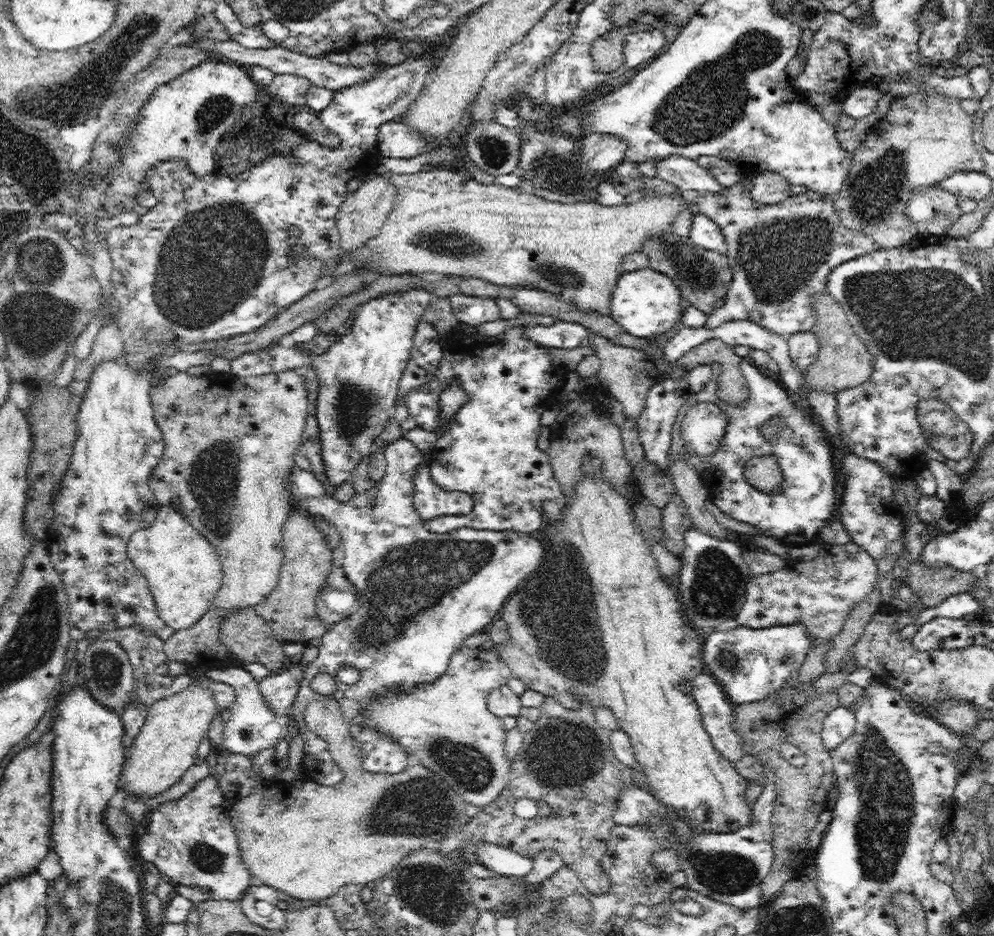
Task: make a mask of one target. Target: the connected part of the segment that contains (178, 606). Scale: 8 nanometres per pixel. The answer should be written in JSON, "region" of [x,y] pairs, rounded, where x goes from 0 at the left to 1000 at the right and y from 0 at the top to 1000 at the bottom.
{"region":[[[169,540],[158,543],[159,549],[149,564],[141,565],[127,581],[127,592],[149,619],[161,660],[177,673],[195,669],[207,656],[212,641],[221,630],[224,610],[215,582],[205,575],[184,548]]]}

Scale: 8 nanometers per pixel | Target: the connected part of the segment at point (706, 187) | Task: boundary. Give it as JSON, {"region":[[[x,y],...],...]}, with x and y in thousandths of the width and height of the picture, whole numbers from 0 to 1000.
{"region":[[[682,165],[658,171],[660,187],[694,208],[701,206],[726,205],[727,199],[718,191],[712,181],[704,177],[700,171],[688,169]]]}

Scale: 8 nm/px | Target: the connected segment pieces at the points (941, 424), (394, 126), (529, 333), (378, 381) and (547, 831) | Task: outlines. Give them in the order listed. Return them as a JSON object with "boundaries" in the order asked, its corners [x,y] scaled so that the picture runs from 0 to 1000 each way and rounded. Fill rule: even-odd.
{"boundaries":[[[[943,425],[926,427],[922,444],[929,466],[941,482],[962,494],[976,485],[978,462],[951,428]]],[[[404,128],[388,130],[382,135],[379,156],[383,167],[388,169],[416,169],[432,158],[430,150]]],[[[559,342],[555,348],[533,348],[526,356],[529,363],[535,363],[552,372],[589,371],[593,368],[593,353],[585,345]]],[[[427,309],[387,314],[360,329],[360,338],[355,340],[352,355],[336,364],[332,372],[329,372],[329,376],[316,379],[308,374],[300,375],[297,370],[287,372],[278,365],[272,372],[246,377],[231,386],[232,399],[245,404],[245,402],[262,402],[262,400],[280,400],[308,390],[317,394],[321,404],[318,447],[322,457],[324,489],[331,514],[340,520],[353,511],[356,500],[372,484],[372,476],[386,462],[388,451],[394,444],[399,431],[402,405],[412,387],[420,347],[426,341],[429,329],[436,321],[436,315]]],[[[549,744],[547,746],[547,750],[545,754],[543,754],[543,765],[541,769],[534,776],[534,779],[526,784],[526,794],[521,803],[521,808],[518,808],[517,814],[514,814],[514,825],[513,825],[513,835],[511,840],[509,840],[508,844],[505,845],[505,848],[501,850],[501,854],[497,857],[493,857],[487,864],[485,864],[485,869],[483,869],[479,874],[471,877],[467,885],[465,885],[465,889],[457,890],[456,892],[451,893],[449,897],[445,897],[443,900],[443,908],[442,910],[445,913],[451,913],[455,908],[463,908],[465,906],[470,905],[471,903],[481,902],[499,902],[505,906],[511,906],[520,912],[523,912],[527,916],[537,916],[547,908],[555,908],[559,910],[563,917],[566,919],[566,923],[573,926],[573,929],[576,929],[579,934],[579,939],[587,943],[587,946],[596,954],[596,955],[606,955],[612,953],[615,948],[615,942],[613,941],[613,937],[609,934],[608,928],[604,926],[604,919],[608,916],[608,912],[611,910],[611,900],[613,897],[614,891],[616,890],[617,882],[619,881],[618,877],[618,868],[620,868],[620,863],[622,863],[622,855],[624,855],[624,850],[626,850],[626,846],[632,842],[632,840],[636,840],[638,838],[634,821],[630,819],[629,816],[626,816],[618,807],[614,793],[615,781],[611,778],[606,778],[602,776],[599,768],[599,755],[596,754],[592,750],[588,750],[586,748],[586,756],[582,756],[580,760],[575,760],[569,757],[561,748],[556,747],[553,744]],[[523,853],[535,853],[535,855],[539,855],[540,857],[549,857],[554,864],[554,870],[549,873],[538,873],[537,875],[529,875],[524,876],[523,873],[517,870],[517,865],[515,865],[515,861],[517,861],[517,857],[519,855],[523,855]]]]}

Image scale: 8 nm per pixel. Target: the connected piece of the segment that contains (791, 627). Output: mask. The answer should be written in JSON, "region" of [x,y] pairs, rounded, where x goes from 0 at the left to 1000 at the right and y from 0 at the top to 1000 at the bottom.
{"region":[[[789,667],[789,668],[779,668],[775,671],[755,671],[752,669],[740,669],[731,674],[718,674],[716,677],[712,678],[712,682],[709,683],[706,690],[707,704],[710,712],[710,717],[716,720],[723,729],[727,732],[727,736],[730,738],[732,746],[739,752],[745,753],[748,751],[761,751],[763,749],[769,748],[775,740],[787,736],[789,730],[795,726],[797,723],[803,723],[803,718],[811,699],[815,692],[819,690],[818,684],[811,677],[810,671],[807,667]]]}

